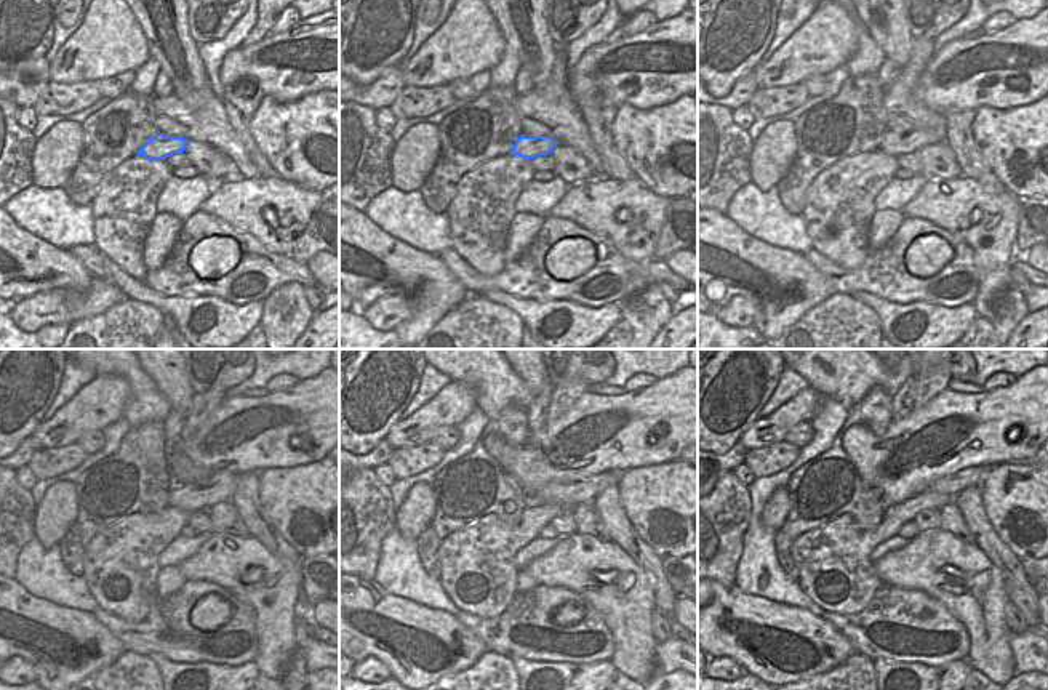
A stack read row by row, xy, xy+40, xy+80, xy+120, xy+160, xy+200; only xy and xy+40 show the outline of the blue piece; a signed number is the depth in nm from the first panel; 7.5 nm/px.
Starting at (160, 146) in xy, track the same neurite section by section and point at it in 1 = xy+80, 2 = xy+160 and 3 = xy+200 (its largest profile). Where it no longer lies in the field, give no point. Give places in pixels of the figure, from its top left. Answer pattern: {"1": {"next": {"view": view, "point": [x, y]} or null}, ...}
{"1": {"next": {"view": "xy+80", "point": [892, 143]}}, "2": {"next": {"view": "xy+160", "point": [572, 493]}}, "3": {"next": {"view": "xy+200", "point": [952, 484]}}}

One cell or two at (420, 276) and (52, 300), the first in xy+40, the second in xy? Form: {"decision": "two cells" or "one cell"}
{"decision": "two cells"}

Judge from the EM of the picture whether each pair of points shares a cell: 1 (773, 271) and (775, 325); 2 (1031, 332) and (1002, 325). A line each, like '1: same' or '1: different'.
1: same
2: different

